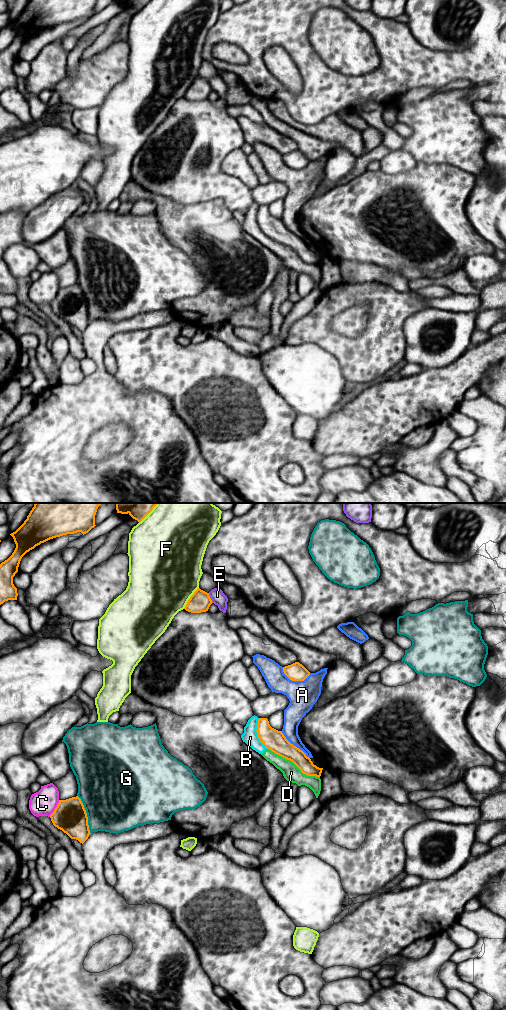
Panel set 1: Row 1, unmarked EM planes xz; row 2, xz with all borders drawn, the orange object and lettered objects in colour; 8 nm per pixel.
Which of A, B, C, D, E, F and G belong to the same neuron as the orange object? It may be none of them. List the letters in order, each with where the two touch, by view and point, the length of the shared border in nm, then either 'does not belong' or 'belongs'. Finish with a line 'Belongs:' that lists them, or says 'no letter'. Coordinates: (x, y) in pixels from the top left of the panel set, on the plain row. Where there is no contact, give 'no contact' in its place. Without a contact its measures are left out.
A: contact xz (294, 168); length 240 nm; does not belong
B: contact xz (257, 221); length 260 nm; does not belong
C: contact xz (55, 296); length 160 nm; does not belong
D: contact xz (293, 250); length 480 nm; does not belong
E: contact xz (210, 86); length 90 nm; does not belong
F: contact xz (190, 86); length 220 nm; does not belong
G: contact xz (86, 302); length 320 nm; does not belong
Belongs: no letter

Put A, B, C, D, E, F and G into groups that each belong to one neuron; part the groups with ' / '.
A / B D / C / E / F / G

